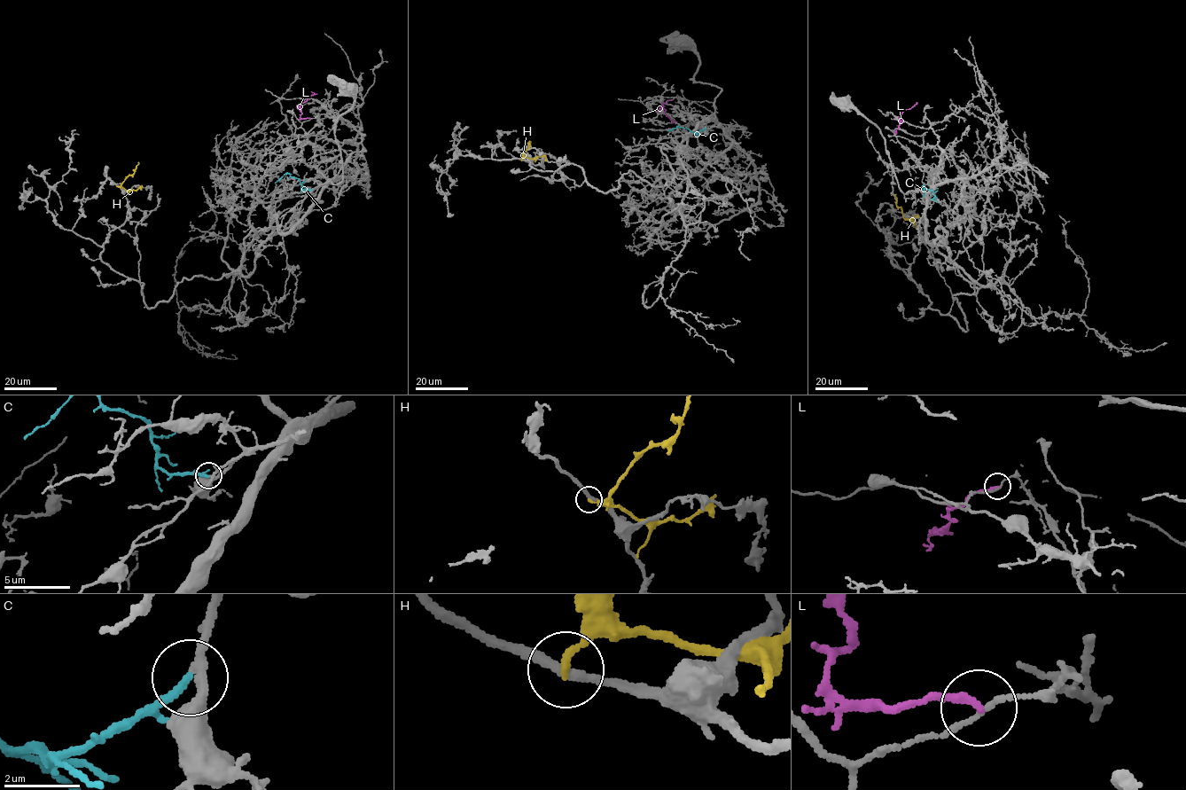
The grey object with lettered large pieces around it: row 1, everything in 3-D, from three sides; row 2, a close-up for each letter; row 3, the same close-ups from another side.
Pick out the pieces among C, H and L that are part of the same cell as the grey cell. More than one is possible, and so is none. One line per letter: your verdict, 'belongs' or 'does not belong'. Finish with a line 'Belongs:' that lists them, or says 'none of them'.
C: belongs
H: does not belong
L: does not belong
Belongs: C

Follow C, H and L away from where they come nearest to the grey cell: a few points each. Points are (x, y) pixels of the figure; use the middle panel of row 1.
C: (705, 128), (696, 133), (680, 128), (667, 130)
H: (521, 160), (529, 140)
L: (673, 99), (660, 108), (664, 108), (666, 114), (674, 121), (670, 123)

